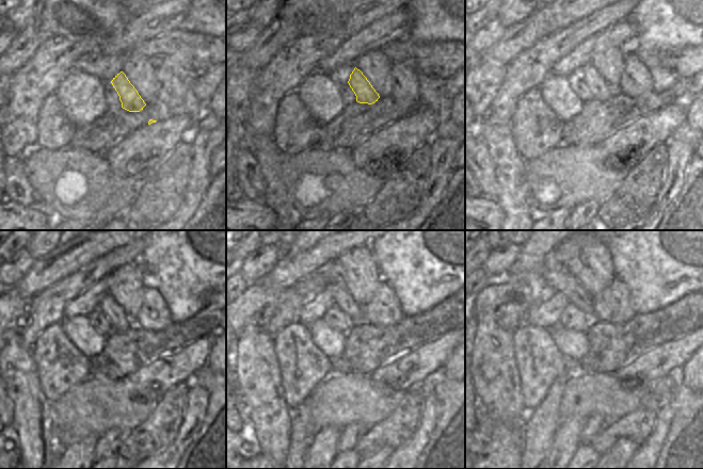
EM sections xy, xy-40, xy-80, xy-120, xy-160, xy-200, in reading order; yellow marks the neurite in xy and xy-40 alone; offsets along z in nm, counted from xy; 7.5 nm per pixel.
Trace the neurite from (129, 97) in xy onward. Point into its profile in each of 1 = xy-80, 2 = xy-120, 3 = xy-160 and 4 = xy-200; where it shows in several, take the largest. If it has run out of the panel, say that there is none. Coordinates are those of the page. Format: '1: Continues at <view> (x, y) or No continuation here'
1: Continues at xy-80 (601, 90)
2: Continues at xy-120 (120, 321)
3: Continues at xy-160 (342, 298)
4: Continues at xy-200 (562, 281).

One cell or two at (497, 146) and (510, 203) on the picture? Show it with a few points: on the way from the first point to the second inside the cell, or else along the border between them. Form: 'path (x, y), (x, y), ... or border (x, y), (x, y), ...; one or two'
path (506, 159), (510, 166), (510, 189); one

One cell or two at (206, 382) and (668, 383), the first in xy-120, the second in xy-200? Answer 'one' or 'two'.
two

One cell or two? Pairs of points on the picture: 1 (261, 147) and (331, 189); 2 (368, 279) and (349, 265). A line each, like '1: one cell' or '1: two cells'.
1: two cells
2: one cell

